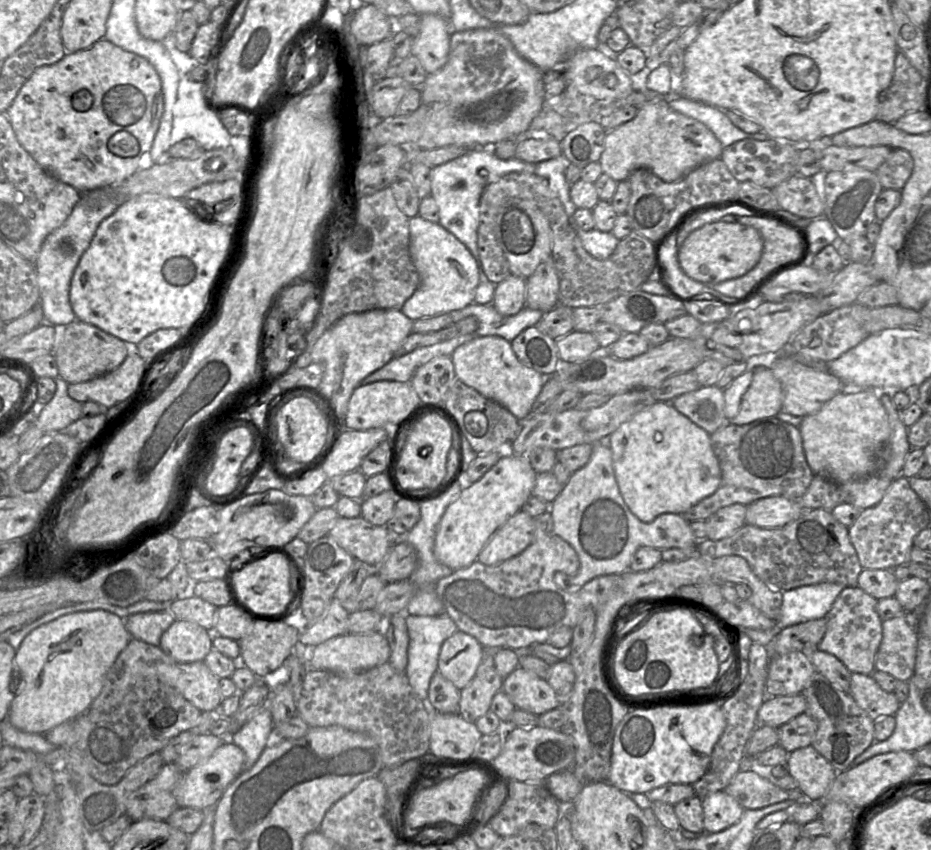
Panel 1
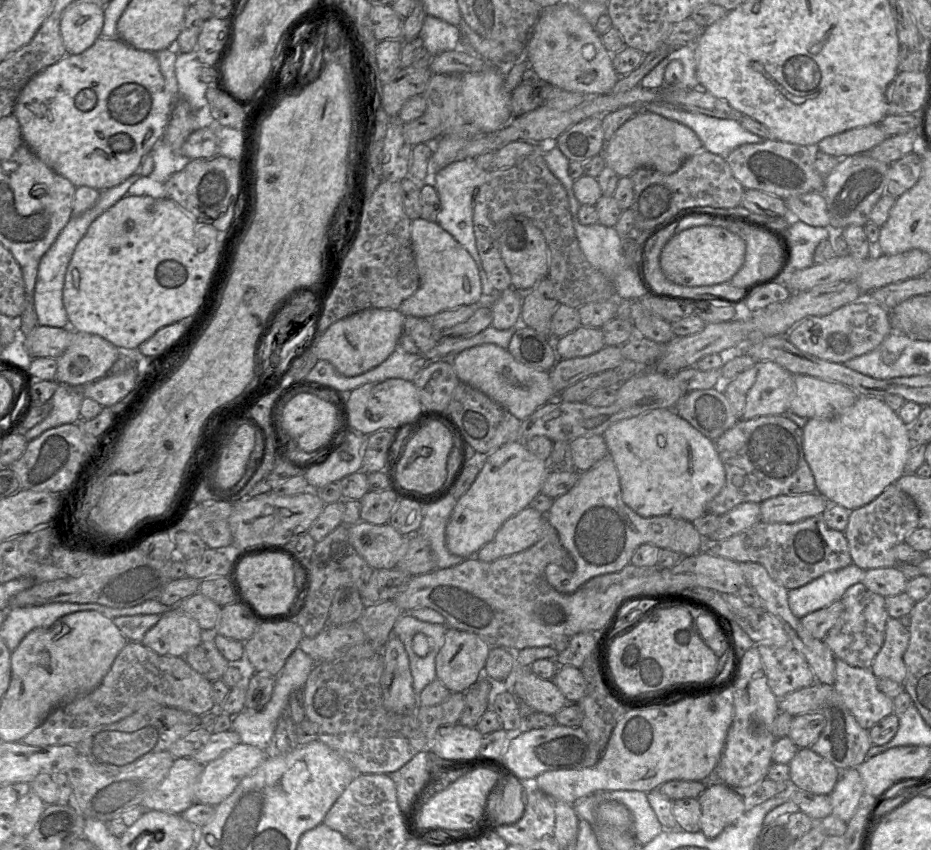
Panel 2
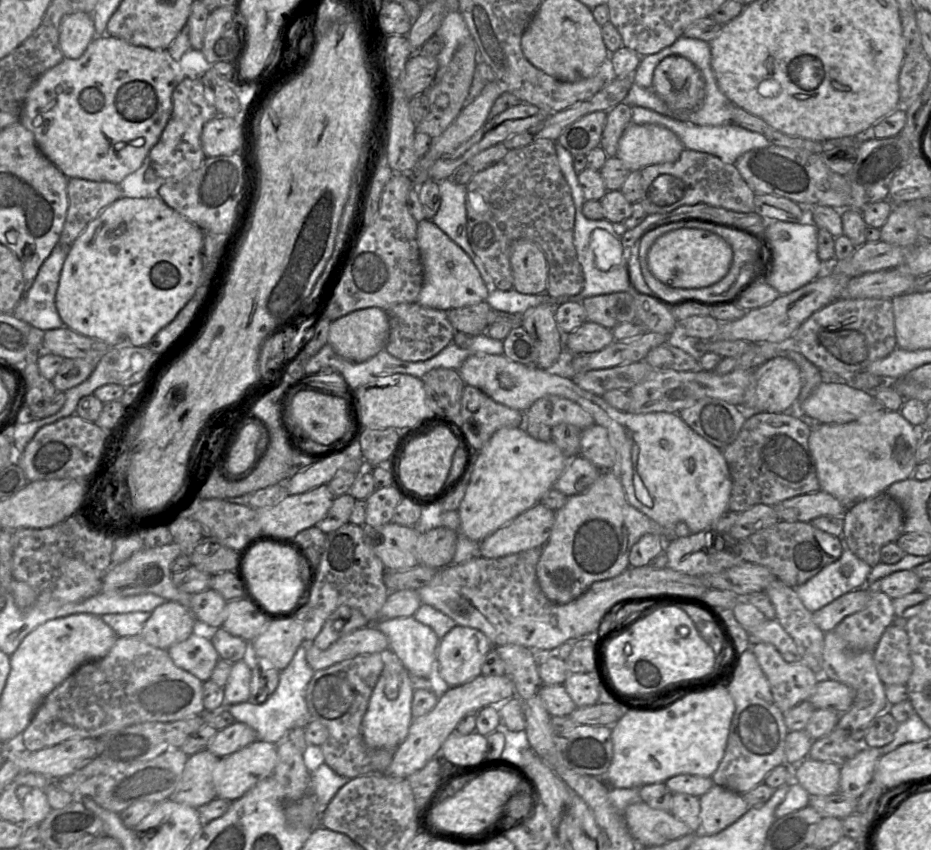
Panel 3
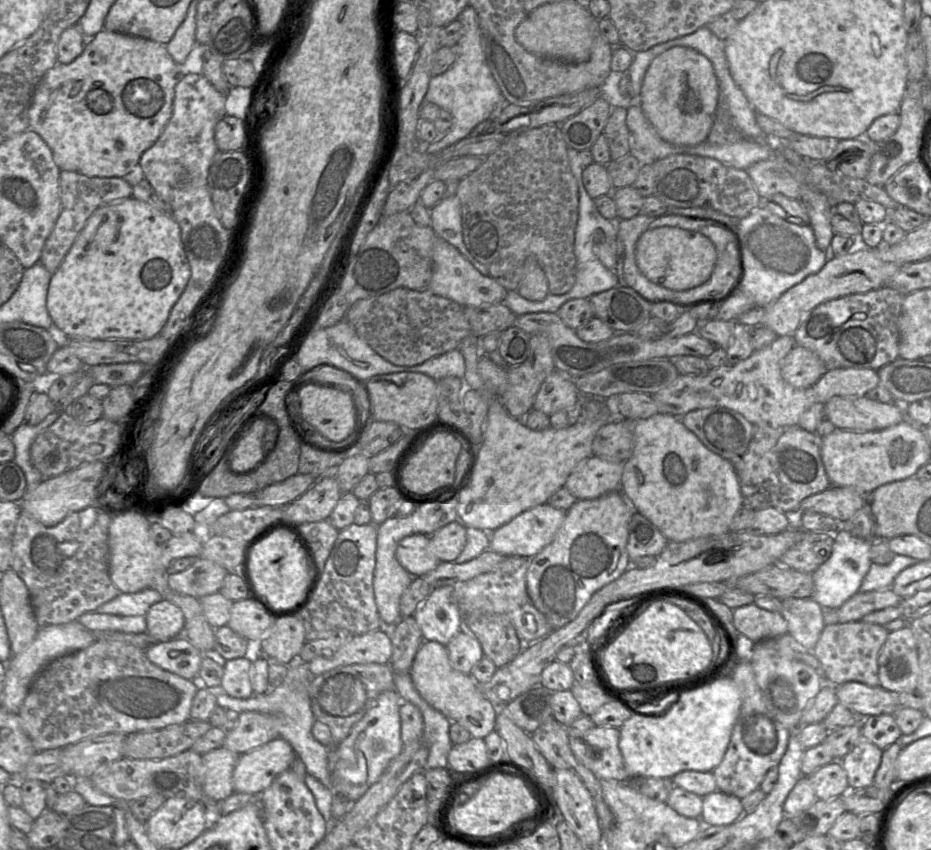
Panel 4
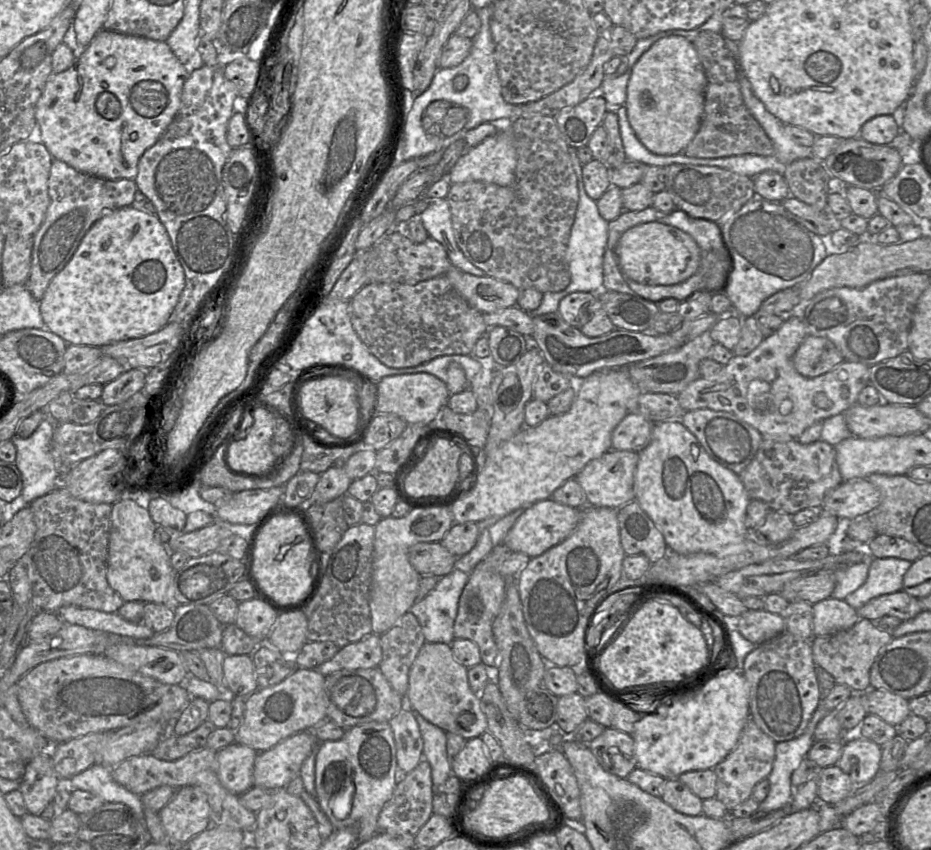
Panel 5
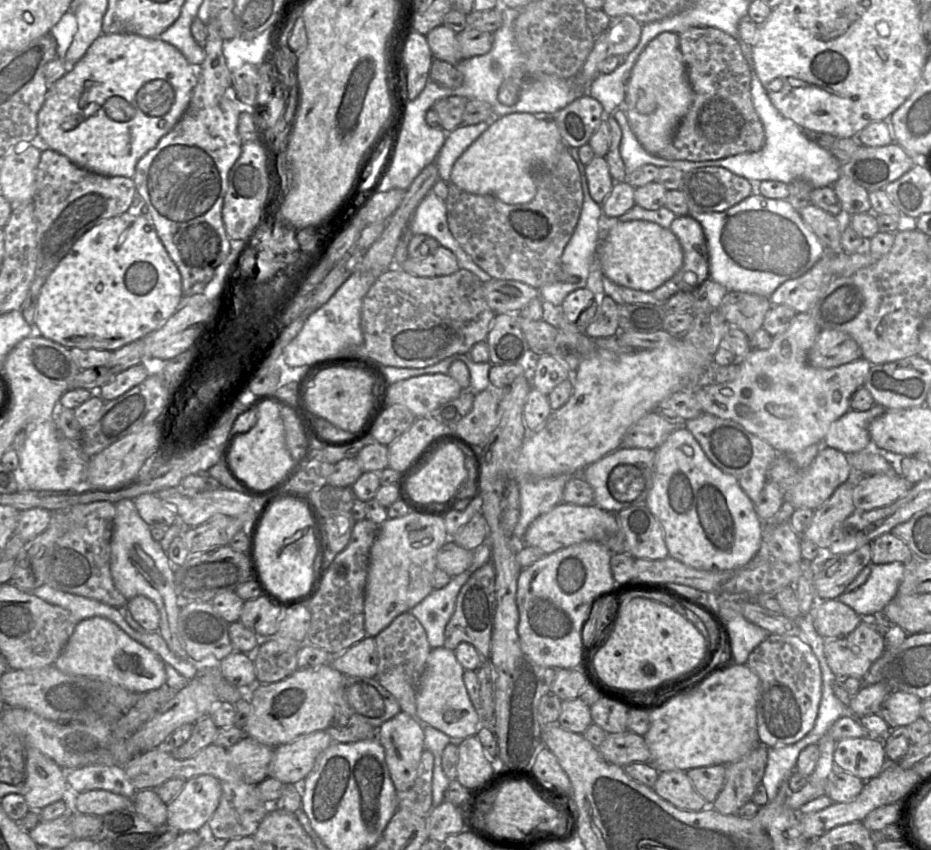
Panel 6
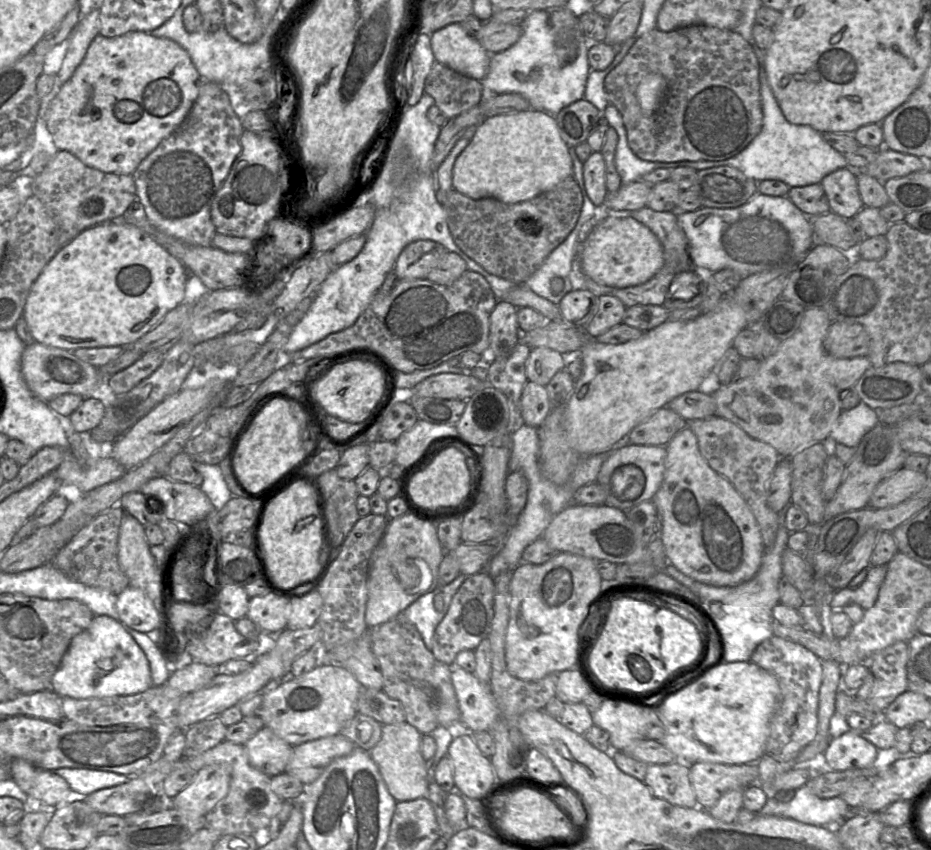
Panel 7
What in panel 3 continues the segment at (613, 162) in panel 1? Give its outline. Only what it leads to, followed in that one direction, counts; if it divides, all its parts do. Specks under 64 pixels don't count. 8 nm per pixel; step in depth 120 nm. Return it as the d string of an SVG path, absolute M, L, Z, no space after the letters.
M630 123L619 140L616 157L622 160L632 172L639 171L652 164L675 162L684 149L685 147L679 137L662 125Z

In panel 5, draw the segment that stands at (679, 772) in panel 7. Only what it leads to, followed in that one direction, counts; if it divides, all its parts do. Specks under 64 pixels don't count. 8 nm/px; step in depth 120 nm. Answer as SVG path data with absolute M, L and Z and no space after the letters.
M677 778L666 779L660 798L679 813L688 816L702 814L703 800Z

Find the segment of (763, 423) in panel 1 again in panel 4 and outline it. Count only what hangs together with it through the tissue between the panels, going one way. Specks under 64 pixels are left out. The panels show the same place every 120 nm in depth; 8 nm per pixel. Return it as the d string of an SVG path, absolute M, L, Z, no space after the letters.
M799 424L771 427L755 426L747 451L734 462L738 476L743 507L762 510L773 507L788 515L799 513L800 503L807 497L820 493L831 486L821 457L822 437L816 432L808 432Z

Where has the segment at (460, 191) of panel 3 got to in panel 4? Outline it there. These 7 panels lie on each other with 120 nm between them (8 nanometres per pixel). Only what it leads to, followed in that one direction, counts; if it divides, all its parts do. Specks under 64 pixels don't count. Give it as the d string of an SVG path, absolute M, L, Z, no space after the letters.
M450 196L430 209L431 228L436 235L453 245L484 276L489 276L487 268L479 263L467 250L463 242L462 218L459 198Z

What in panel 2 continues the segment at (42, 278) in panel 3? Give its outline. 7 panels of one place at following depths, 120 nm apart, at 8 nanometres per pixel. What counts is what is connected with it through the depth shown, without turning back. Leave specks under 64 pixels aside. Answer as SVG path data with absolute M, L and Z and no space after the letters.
M139 168L125 181L117 186L106 190L100 190L100 195L96 203L87 211L80 215L72 215L65 227L59 233L55 242L42 256L36 278L34 289L34 310L37 316L37 323L40 326L49 326L56 328L69 327L69 320L63 305L63 287L68 264L71 260L77 243L84 236L91 223L104 211L113 206L117 201L127 195L130 186L135 183L139 176Z

